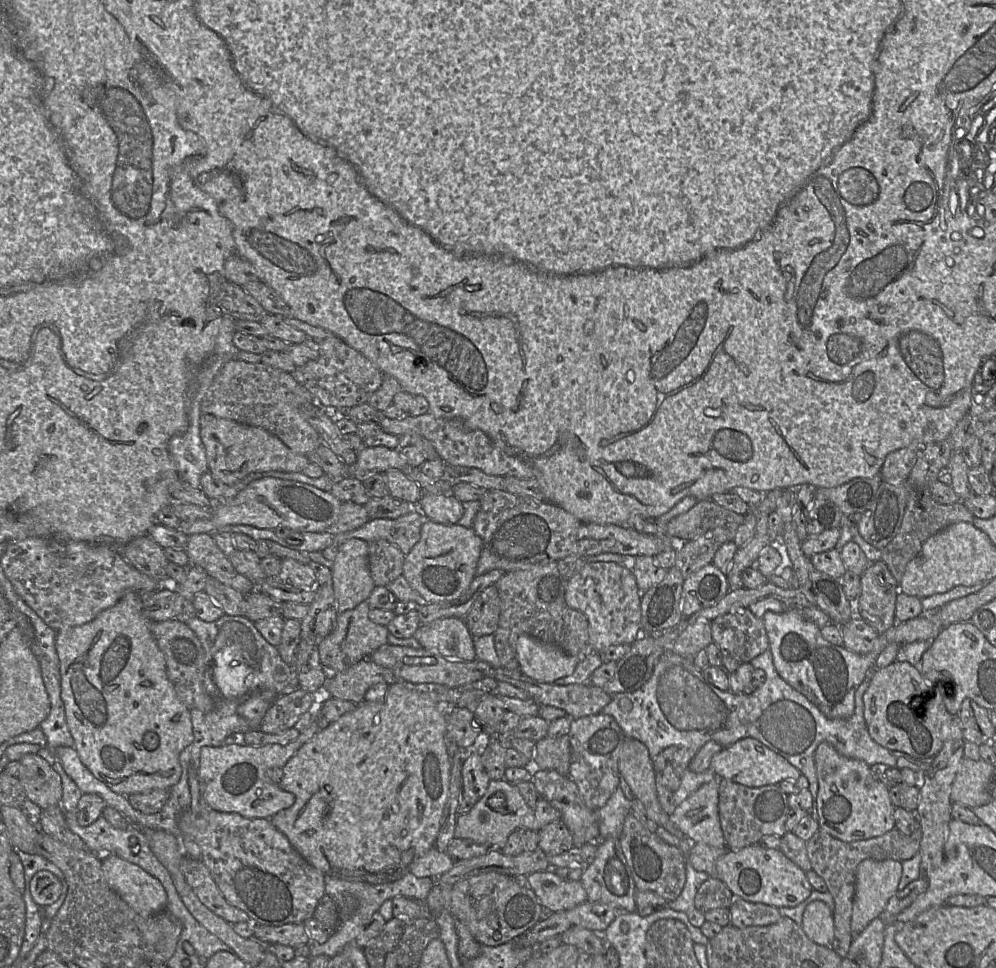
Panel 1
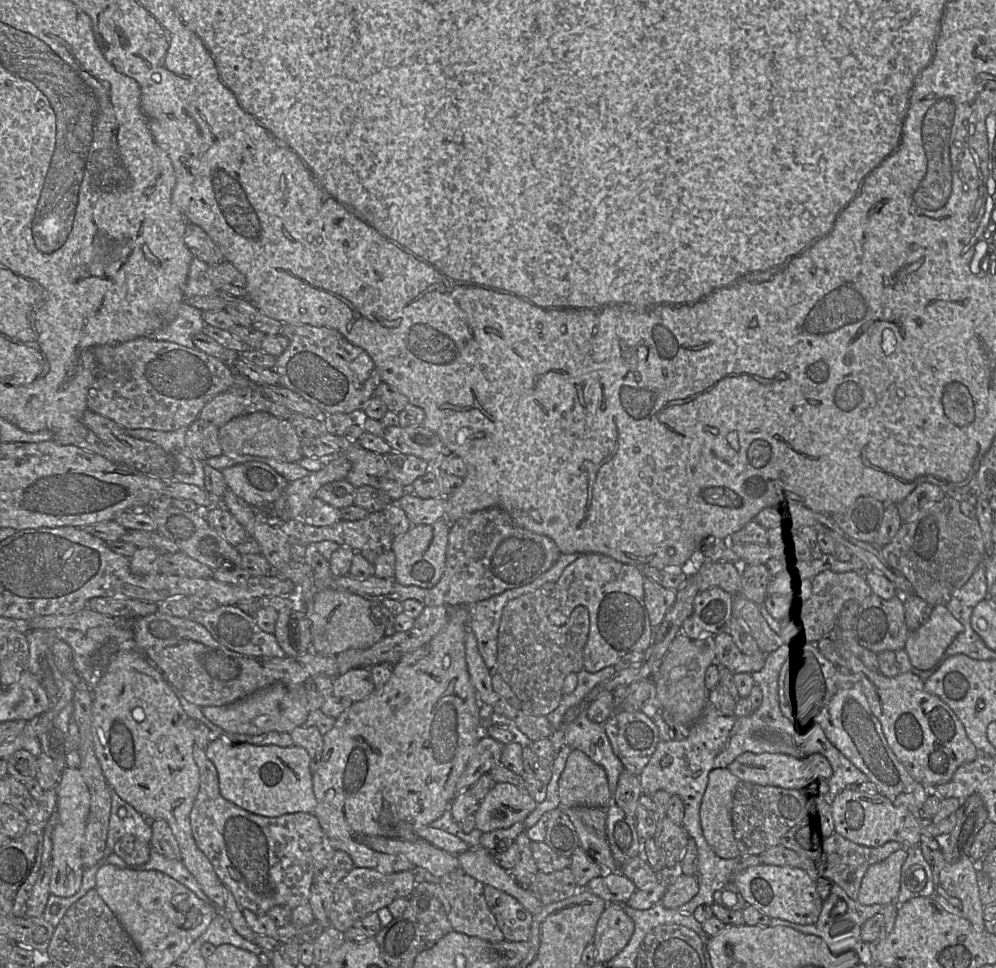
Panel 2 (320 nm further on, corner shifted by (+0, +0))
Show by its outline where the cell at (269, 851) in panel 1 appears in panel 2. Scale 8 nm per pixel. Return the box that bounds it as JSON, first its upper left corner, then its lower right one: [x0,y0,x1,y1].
[190,742,335,914]

